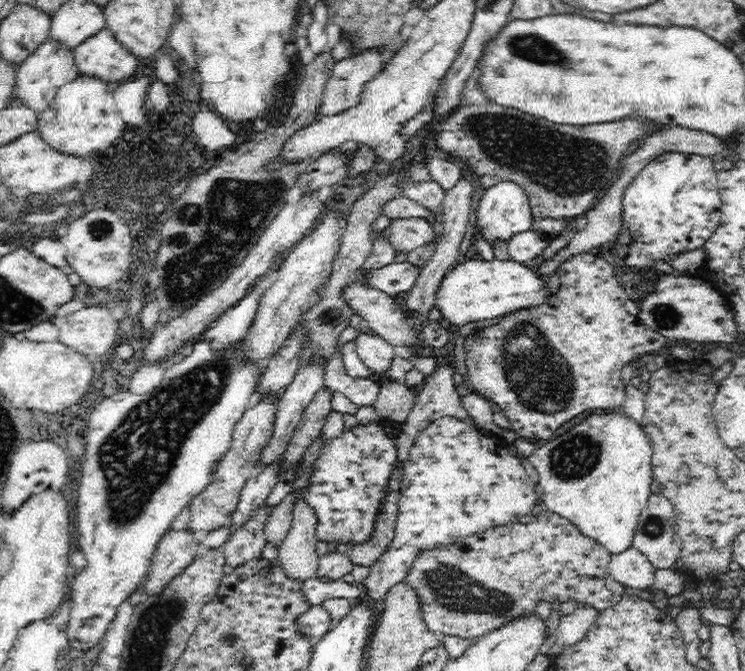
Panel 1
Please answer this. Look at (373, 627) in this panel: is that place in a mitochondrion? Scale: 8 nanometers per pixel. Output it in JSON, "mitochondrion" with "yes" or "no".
{"mitochondrion":"no"}

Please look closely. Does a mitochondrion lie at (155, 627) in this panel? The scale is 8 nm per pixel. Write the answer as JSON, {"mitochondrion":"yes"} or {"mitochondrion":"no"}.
{"mitochondrion":"yes"}

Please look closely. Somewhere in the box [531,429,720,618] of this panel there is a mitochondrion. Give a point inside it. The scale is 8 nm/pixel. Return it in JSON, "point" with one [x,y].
{"point":[654,526]}

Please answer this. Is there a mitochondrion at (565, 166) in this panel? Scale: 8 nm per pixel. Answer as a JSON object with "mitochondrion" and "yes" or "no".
{"mitochondrion":"yes"}

